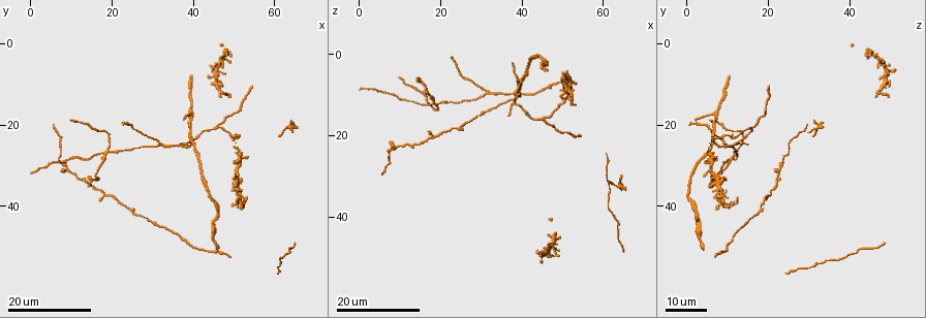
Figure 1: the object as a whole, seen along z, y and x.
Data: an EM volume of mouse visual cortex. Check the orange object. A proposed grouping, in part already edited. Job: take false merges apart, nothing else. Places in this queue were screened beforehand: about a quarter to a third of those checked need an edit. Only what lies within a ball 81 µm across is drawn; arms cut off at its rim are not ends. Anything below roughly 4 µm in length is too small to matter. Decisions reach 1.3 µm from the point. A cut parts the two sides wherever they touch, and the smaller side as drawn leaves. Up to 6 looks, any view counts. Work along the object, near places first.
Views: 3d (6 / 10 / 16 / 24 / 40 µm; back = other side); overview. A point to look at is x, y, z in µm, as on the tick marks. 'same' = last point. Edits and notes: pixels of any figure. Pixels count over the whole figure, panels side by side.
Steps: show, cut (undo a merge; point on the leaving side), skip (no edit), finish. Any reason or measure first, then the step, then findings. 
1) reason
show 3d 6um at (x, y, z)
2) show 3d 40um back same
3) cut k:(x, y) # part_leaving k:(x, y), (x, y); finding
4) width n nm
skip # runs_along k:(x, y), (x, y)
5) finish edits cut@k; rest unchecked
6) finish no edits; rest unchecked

show 3d 16um at (38.5, 25.5, 9.5)

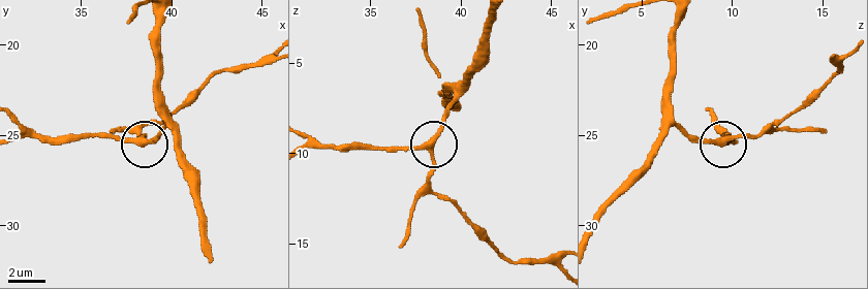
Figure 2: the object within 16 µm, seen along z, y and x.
show 3d 6um at (38.0, 25.3, 9.6)

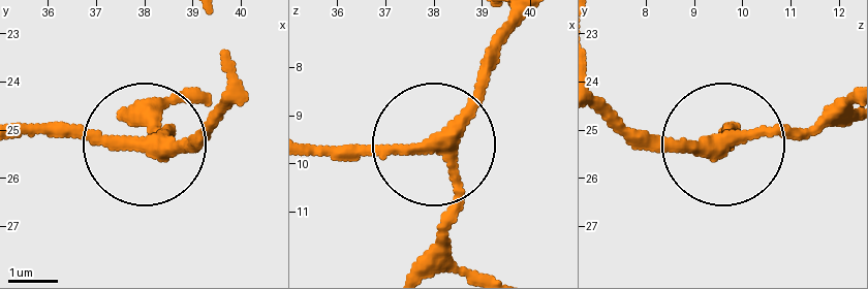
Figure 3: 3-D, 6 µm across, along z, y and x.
width 270 nm
skip # runs_along 3:(510, 27), (465, 114), (415, 147), (317, 151); one cell here

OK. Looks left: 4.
a narrow waist
show 3d 24um at (26.0, 26.0, 11.5)

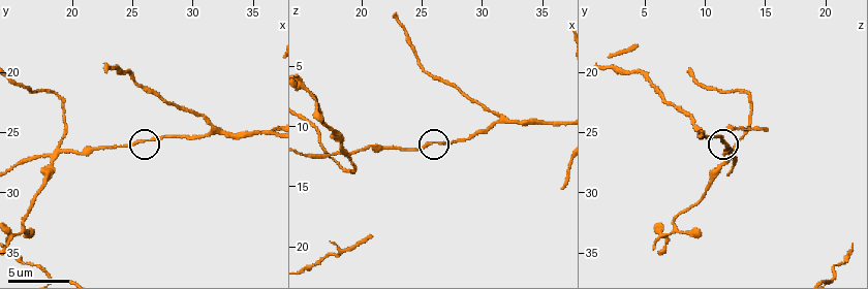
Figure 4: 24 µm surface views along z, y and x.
show 3d 10um at (26.0, 25.8, 11.4)

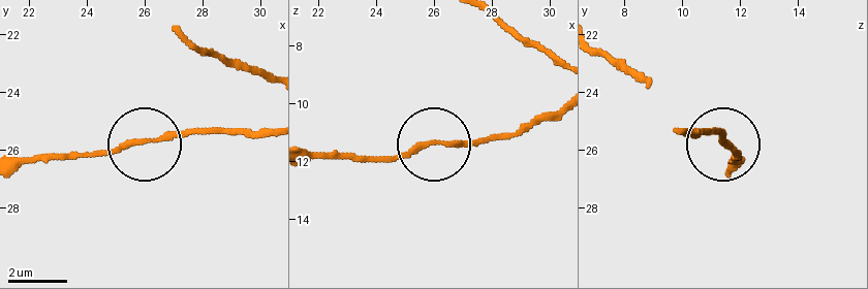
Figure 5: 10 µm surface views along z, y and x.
skip # runs_along 5:(266, 127), (207, 127), (132, 141), (103, 157), (54, 157); all the same cell

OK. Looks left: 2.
branch point
show 3d 10um at (18.2, 27.4, 12.0)

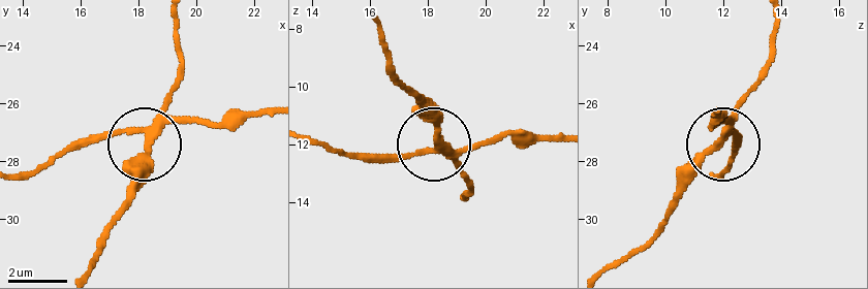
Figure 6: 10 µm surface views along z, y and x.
show 3d 6um at (18.3, 27.3, 11.9)

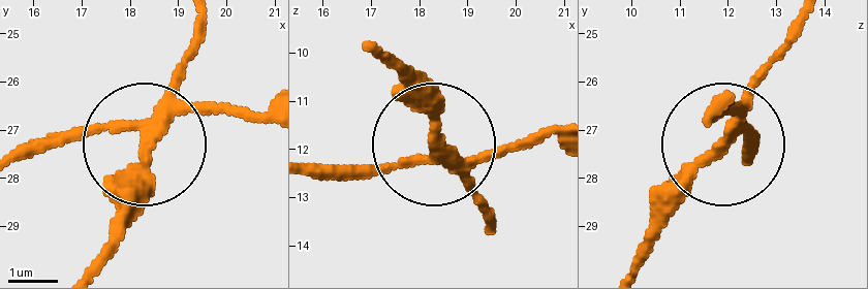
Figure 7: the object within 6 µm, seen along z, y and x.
cut 7:(135, 164) # part_leaving 7:(163, 114), (199, 19); two cells meet here

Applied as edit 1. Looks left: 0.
finish edits cut@7; rest unchecked

